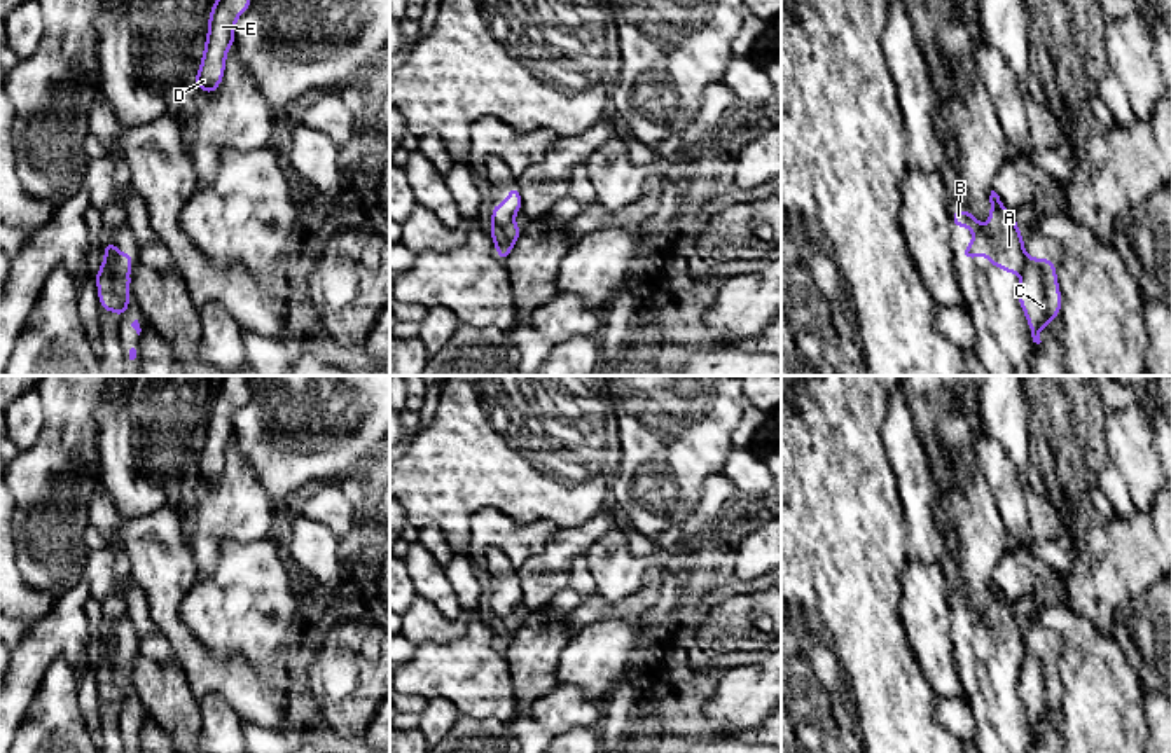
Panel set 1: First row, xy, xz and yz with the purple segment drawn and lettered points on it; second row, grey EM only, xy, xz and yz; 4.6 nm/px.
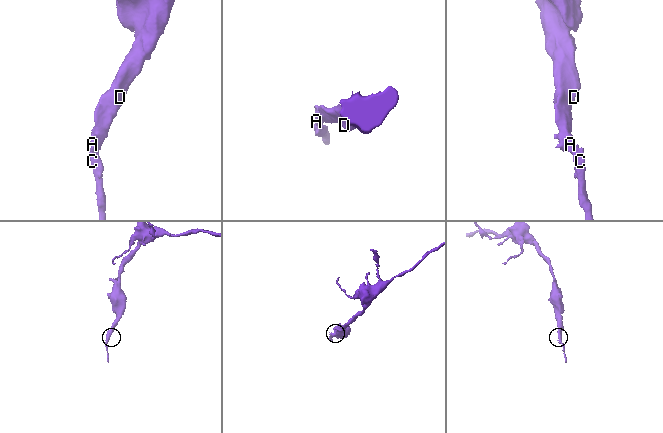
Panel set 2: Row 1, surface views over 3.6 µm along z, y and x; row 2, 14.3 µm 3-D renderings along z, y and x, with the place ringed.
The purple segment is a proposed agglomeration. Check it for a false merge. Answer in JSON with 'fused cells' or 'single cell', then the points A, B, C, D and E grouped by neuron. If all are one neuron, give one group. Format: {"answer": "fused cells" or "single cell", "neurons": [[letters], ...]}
{"answer": "fused cells", "neurons": [["A", "B", "D", "E"], ["C"]]}

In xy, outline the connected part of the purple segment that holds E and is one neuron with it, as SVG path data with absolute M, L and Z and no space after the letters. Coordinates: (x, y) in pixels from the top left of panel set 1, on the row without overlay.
M224 376L210 404L204 446L194 468L197 480L208 486L218 480L225 463L225 446L234 437L234 414L250 395L250 376Z

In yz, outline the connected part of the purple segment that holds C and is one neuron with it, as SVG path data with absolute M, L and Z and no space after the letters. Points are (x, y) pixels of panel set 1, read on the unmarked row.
M1026 648L1021 678L1019 697L1022 699L1033 734L1040 736L1040 720L1049 718L1052 709L1061 704L1061 681L1056 667L1056 653L1052 650Z

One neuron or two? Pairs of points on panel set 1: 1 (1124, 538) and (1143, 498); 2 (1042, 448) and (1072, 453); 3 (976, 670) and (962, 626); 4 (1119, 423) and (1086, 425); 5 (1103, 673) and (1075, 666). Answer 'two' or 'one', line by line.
1: two
2: one
3: one
4: two
5: one

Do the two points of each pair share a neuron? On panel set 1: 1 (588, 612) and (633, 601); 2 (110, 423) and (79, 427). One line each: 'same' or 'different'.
1: same
2: different

